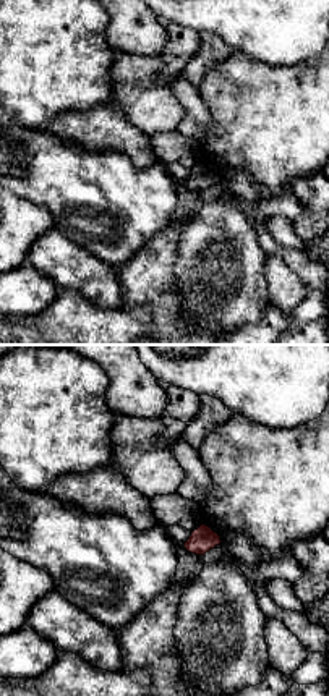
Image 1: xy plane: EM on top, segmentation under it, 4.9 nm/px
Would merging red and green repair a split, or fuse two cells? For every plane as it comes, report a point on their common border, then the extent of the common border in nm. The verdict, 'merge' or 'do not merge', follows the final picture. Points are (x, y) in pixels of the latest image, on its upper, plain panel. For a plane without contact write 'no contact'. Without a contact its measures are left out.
no contact

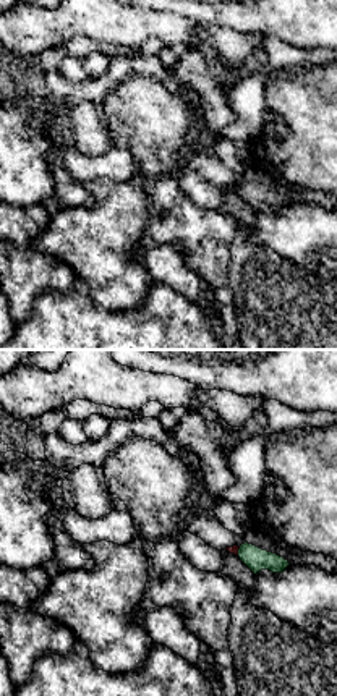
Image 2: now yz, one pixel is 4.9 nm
meets red at (237, 188); contact 40 nm long

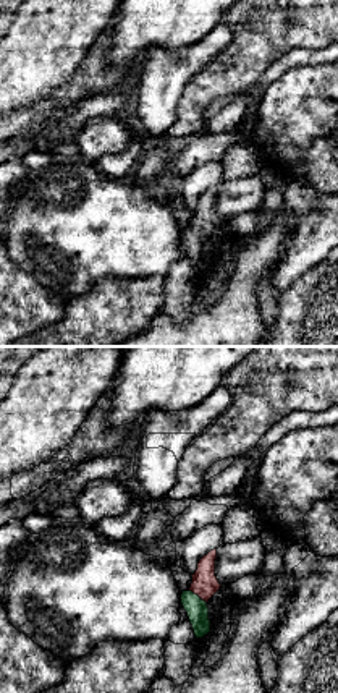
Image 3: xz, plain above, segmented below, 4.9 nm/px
meets red at (198, 232); contact 110 nm long

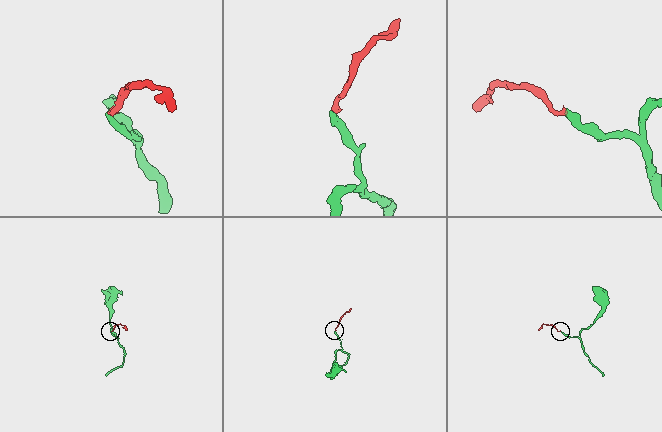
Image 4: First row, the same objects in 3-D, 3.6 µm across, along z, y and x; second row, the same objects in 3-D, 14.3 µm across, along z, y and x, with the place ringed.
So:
merge

